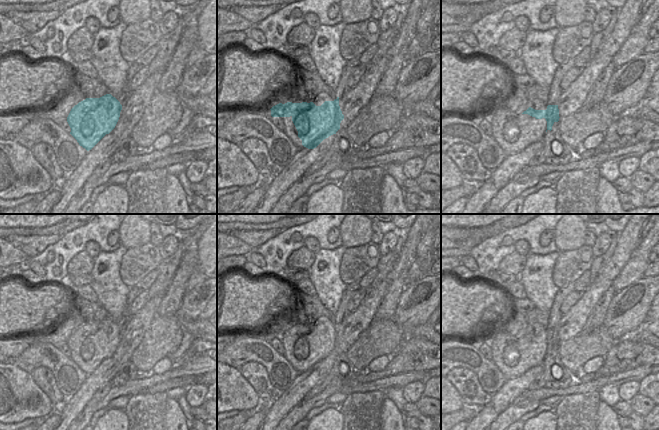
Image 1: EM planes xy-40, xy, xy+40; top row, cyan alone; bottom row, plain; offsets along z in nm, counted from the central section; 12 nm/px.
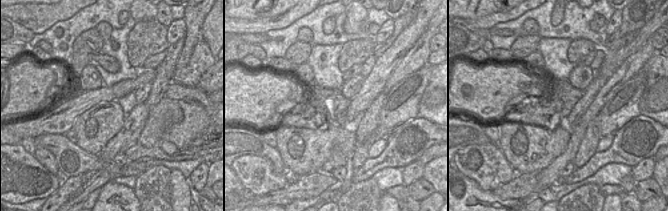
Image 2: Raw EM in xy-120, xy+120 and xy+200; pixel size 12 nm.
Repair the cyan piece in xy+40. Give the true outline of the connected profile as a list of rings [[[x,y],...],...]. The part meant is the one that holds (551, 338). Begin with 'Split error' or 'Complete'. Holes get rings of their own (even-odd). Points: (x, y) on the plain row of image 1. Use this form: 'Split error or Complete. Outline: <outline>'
Split error. Outline: [[[548,329],[546,334],[529,331],[522,338],[499,331],[489,341],[492,361],[506,379],[517,378],[543,364],[546,355],[551,355],[560,342],[558,329]]]

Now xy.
Split error. Outline: [[[339,321],[321,330],[313,326],[279,327],[266,336],[270,356],[276,363],[296,366],[308,373],[316,372],[324,363],[336,358],[344,343]]]

